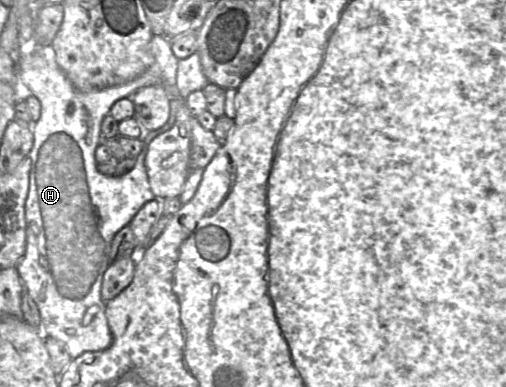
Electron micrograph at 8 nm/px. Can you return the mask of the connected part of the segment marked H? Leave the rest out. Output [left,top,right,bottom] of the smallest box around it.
[17,35,178,359]

